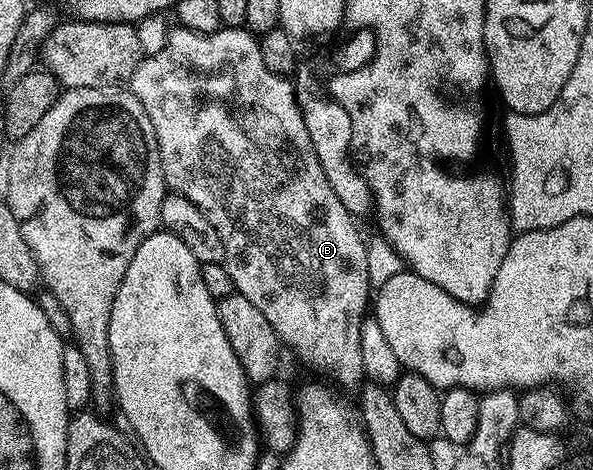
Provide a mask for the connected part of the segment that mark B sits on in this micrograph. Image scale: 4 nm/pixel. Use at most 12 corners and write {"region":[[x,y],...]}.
{"region":[[256,34],[129,88],[235,292],[358,386],[371,261]]}

